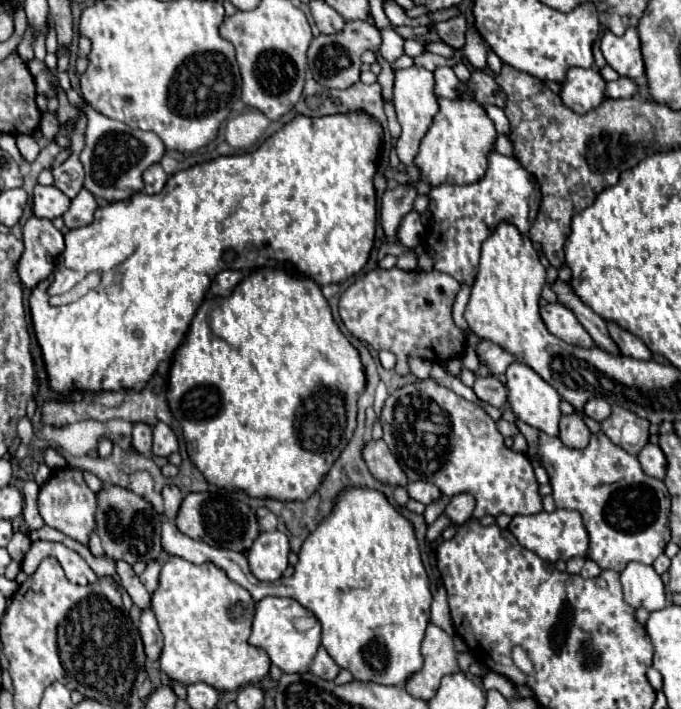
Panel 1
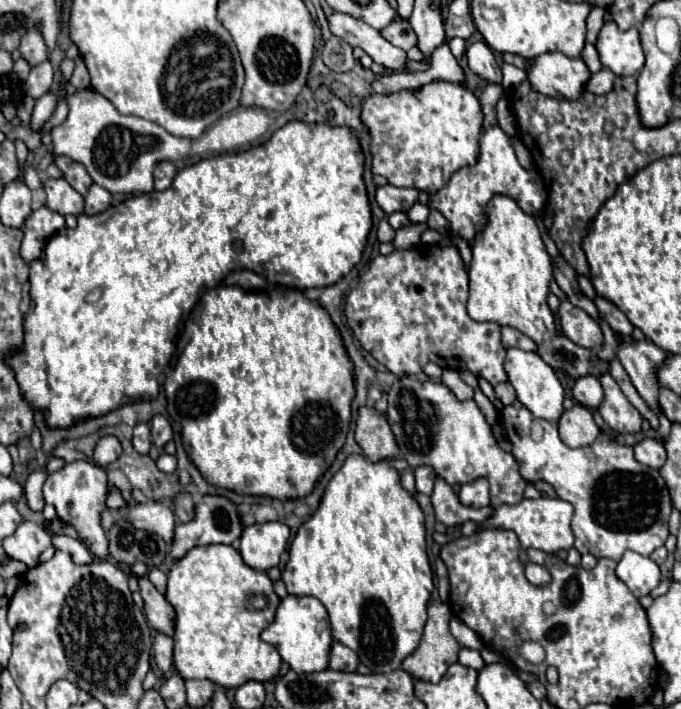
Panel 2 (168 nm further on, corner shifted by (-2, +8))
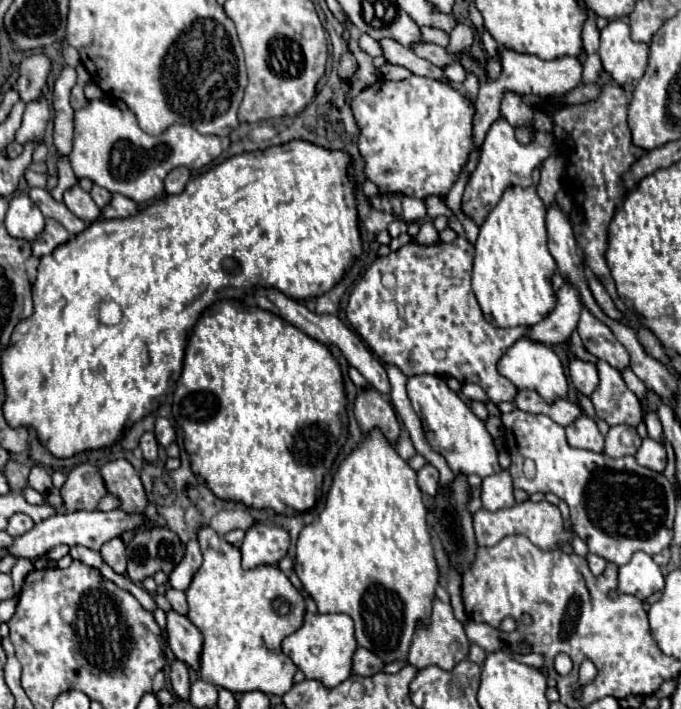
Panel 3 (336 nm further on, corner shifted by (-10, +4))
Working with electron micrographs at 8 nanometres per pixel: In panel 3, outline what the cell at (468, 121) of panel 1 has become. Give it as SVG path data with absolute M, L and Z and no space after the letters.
M411 75L403 81L379 79L351 99L351 111L359 127L359 153L365 161L365 177L379 187L381 195L401 193L425 199L429 195L445 197L457 181L471 153L471 117L473 105L449 83Z

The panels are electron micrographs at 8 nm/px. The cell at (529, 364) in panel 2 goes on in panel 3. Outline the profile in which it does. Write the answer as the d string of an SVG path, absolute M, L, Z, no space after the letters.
M531 339L515 341L505 351L505 355L499 359L497 371L503 377L507 377L517 389L533 389L533 391L537 391L547 403L559 399L559 397L567 397L567 377L565 377L563 363L555 355L555 351L545 343L537 343L537 341L531 341Z

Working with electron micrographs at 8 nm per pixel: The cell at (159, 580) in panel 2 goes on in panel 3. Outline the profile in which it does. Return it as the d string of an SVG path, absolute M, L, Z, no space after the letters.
M167 587L167 599L169 599L169 603L171 603L171 607L177 611L177 613L181 613L181 615L187 615L187 611L189 611L189 607L187 607L187 597L185 597L185 593L183 591L173 591L171 587Z

